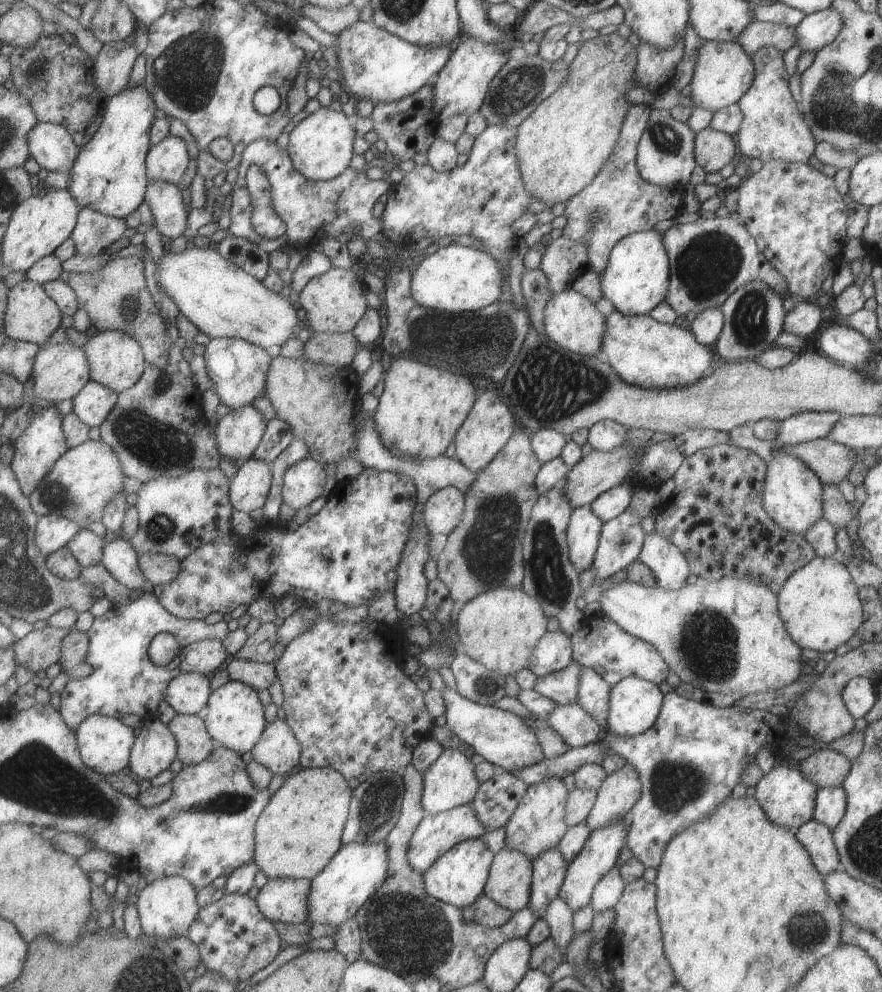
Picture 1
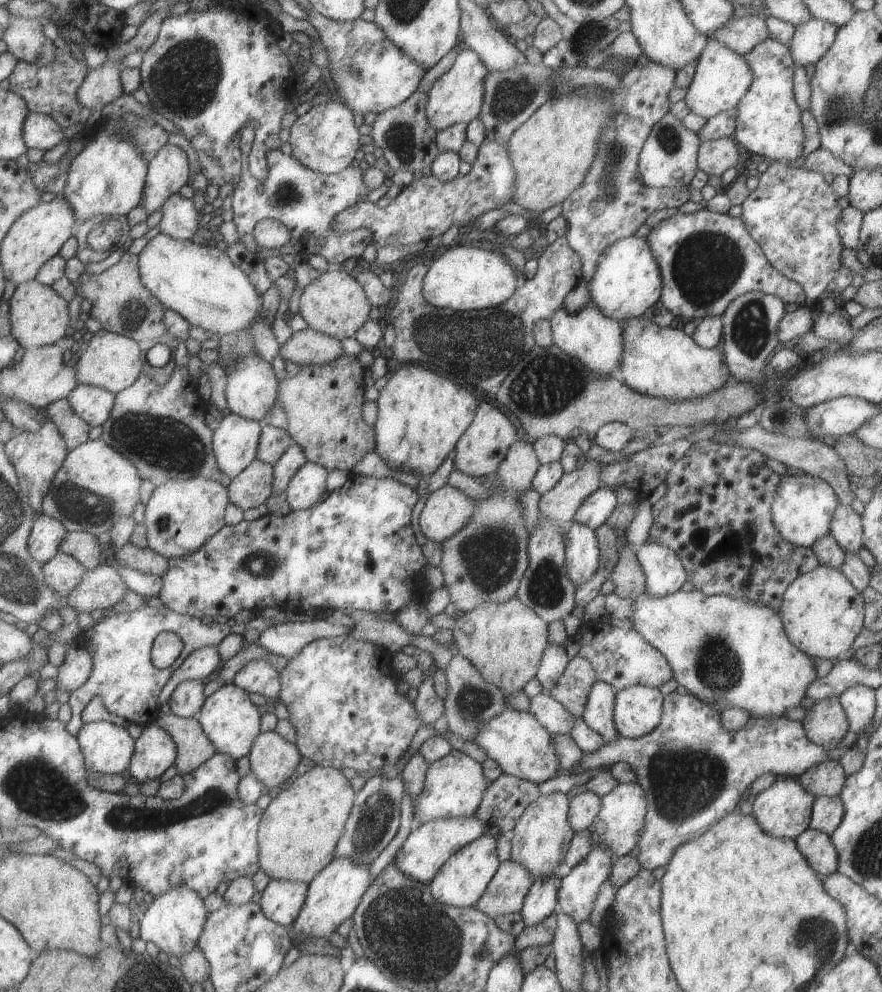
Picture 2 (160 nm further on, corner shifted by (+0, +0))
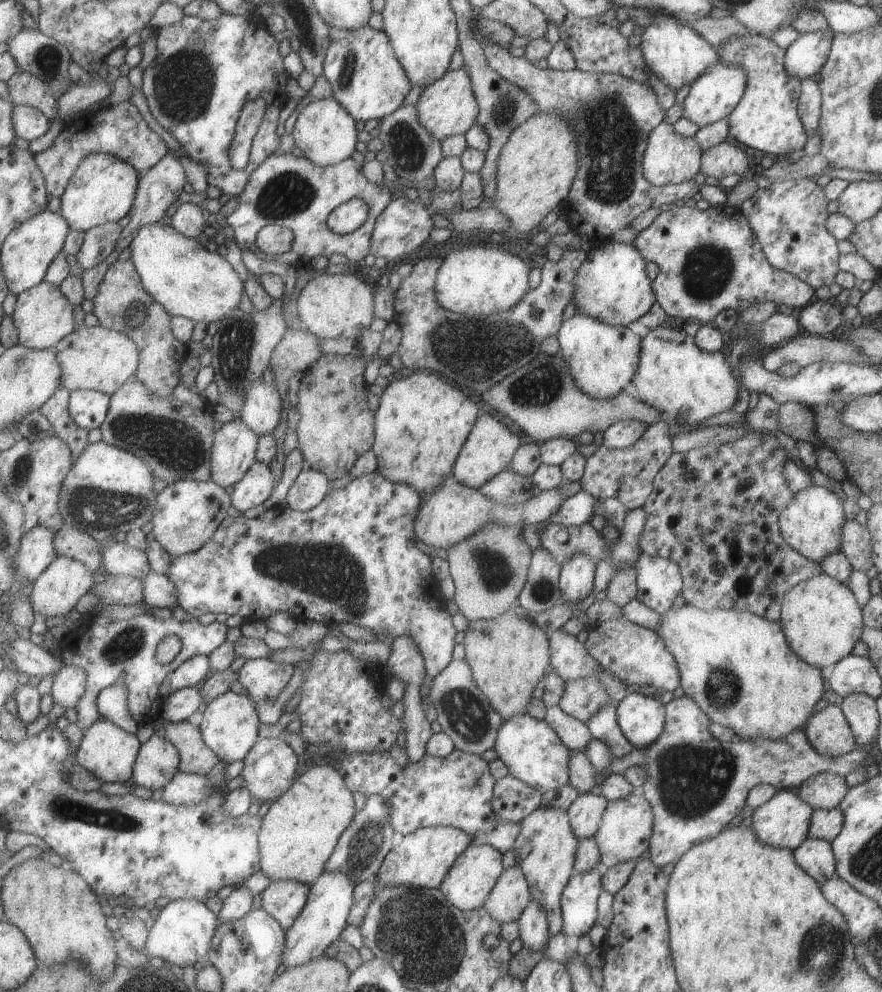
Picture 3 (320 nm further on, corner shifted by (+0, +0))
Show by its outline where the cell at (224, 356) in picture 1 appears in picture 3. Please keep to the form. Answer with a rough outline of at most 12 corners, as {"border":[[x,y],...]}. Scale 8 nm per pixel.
{"border":[[263,380],[247,392],[243,422],[272,434],[281,418],[276,386]]}

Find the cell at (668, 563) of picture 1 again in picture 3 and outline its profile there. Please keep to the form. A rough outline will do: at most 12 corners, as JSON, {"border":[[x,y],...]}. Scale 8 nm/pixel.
{"border":[[641,552],[636,600],[656,614],[682,590],[673,560]]}

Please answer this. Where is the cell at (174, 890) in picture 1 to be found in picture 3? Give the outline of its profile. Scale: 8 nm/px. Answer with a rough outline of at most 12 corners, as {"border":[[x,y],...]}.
{"border":[[197,898],[169,902],[145,953],[179,969],[207,959],[221,924]]}

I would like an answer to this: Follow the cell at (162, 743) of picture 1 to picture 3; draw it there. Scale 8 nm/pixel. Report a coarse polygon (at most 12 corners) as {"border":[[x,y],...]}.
{"border":[[153,735],[139,750],[132,782],[164,790],[178,774],[179,750]]}

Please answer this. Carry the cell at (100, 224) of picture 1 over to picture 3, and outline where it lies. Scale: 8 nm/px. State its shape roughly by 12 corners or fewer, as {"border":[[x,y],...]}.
{"border":[[107,222],[85,233],[76,255],[85,271],[117,248],[123,228]]}

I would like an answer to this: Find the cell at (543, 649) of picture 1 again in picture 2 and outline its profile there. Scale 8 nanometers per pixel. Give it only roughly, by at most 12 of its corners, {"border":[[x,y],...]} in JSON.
{"border":[[547,645],[536,670],[549,694],[569,660],[563,646]]}

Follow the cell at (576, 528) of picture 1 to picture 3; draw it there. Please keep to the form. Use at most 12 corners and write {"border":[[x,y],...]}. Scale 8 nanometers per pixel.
{"border":[[573,554],[560,565],[564,602],[592,592],[596,562]]}

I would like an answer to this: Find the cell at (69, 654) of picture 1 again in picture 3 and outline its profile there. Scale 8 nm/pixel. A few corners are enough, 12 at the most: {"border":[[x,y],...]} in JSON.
{"border":[[63,664],[52,698],[64,710],[77,709],[88,690],[88,675]]}

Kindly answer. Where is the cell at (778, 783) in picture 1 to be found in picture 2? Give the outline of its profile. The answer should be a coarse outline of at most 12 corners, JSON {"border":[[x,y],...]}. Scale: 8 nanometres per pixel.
{"border":[[783,776],[751,800],[770,837],[795,840],[815,797]]}

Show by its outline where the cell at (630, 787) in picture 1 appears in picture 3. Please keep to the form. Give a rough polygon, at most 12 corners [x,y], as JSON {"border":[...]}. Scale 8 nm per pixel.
{"border":[[640,791],[607,801],[593,834],[607,868],[637,859],[653,833]]}

